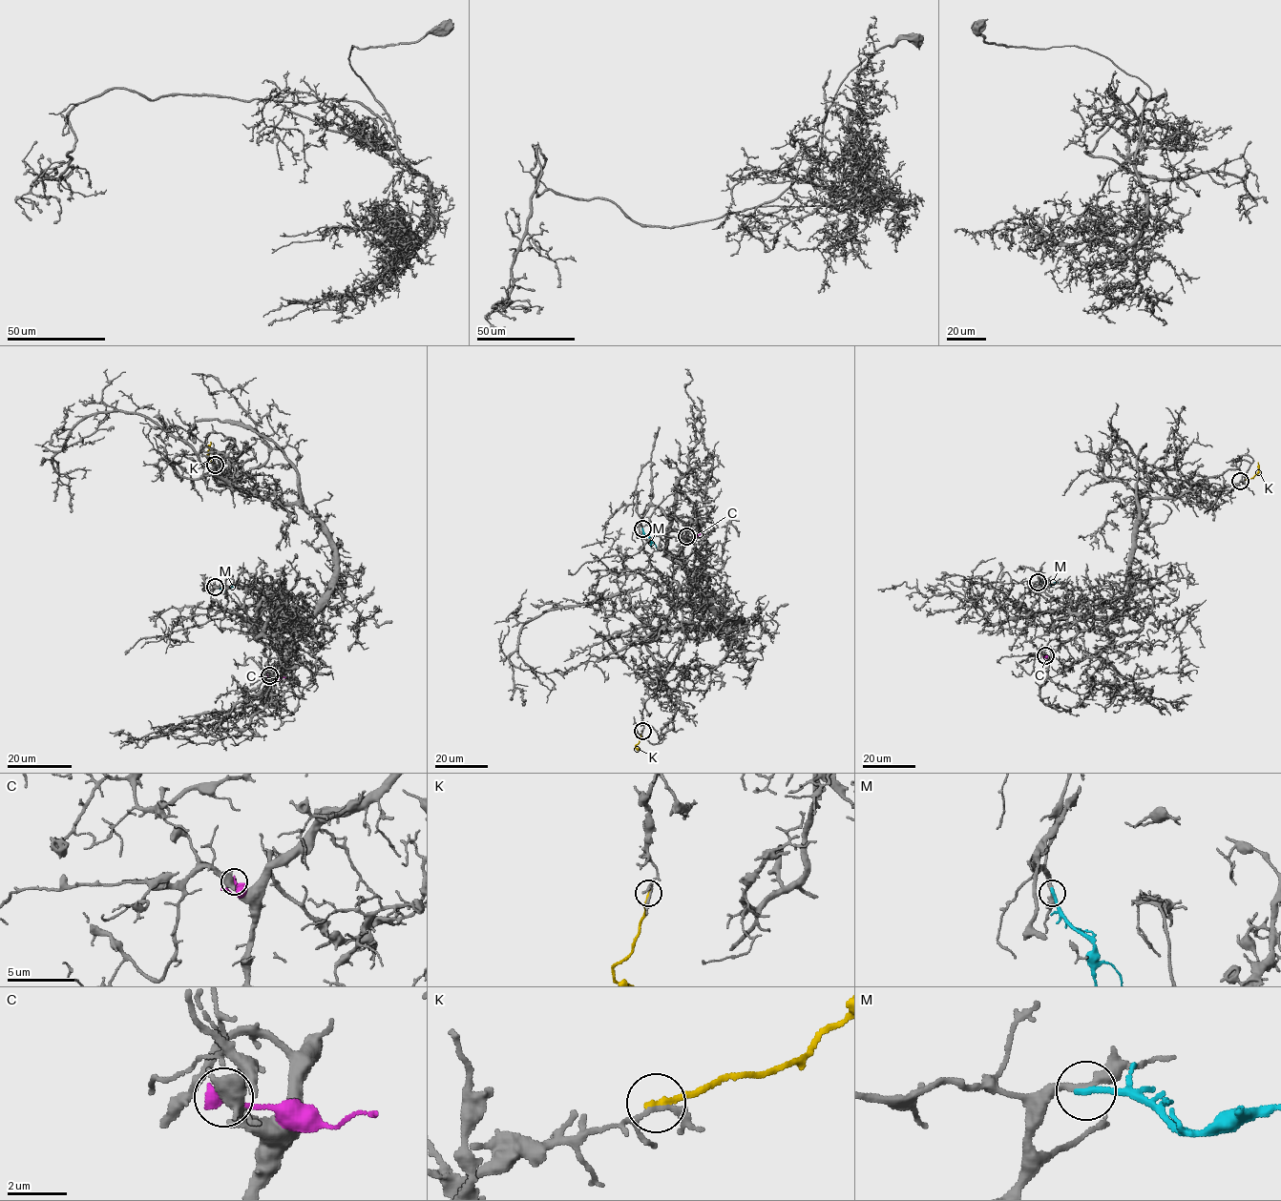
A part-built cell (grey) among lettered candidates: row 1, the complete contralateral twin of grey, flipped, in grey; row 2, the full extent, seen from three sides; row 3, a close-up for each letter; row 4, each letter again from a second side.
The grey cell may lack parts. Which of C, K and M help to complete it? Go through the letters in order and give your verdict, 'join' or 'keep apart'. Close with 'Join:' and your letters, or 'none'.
C: keep apart
K: keep apart
M: join
Join: M

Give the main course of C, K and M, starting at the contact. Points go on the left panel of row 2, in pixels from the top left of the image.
C: (268, 675), (285, 677)
K: (215, 465), (206, 457), (210, 442)
M: (215, 587), (225, 590), (234, 583)

